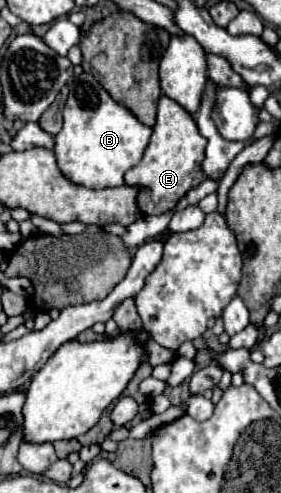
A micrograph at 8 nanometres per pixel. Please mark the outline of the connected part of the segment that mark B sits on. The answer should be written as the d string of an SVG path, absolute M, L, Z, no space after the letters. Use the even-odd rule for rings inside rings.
M81 73L69 85L69 97L63 109L63 127L55 135L53 153L61 173L75 185L105 189L123 185L127 169L135 167L149 143L151 129L139 123L129 109L111 99L93 75Z

